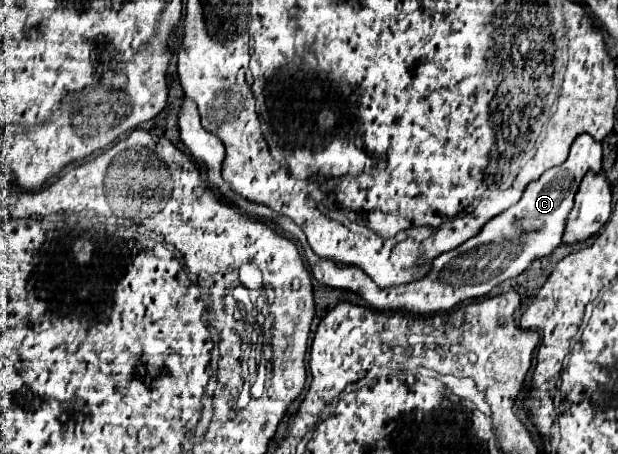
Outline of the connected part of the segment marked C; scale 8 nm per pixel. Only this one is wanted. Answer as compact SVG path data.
M578 135L572 143L568 159L548 169L538 181L530 183L522 195L522 199L512 205L508 211L500 213L498 217L490 219L480 235L468 239L460 247L442 253L434 259L434 267L428 273L426 279L420 279L416 283L400 285L400 287L388 287L380 289L364 271L358 267L346 267L338 269L334 263L328 263L328 259L320 259L310 249L305 234L300 231L300 246L306 253L308 267L312 277L332 289L346 289L352 293L358 293L370 307L378 311L408 311L414 315L426 315L434 311L450 311L462 301L484 297L490 293L492 287L498 283L512 279L526 271L532 261L542 259L550 255L562 241L562 227L568 211L572 209L572 199L578 191L580 181L588 171L598 173L602 169L602 145L592 141L590 135Z

